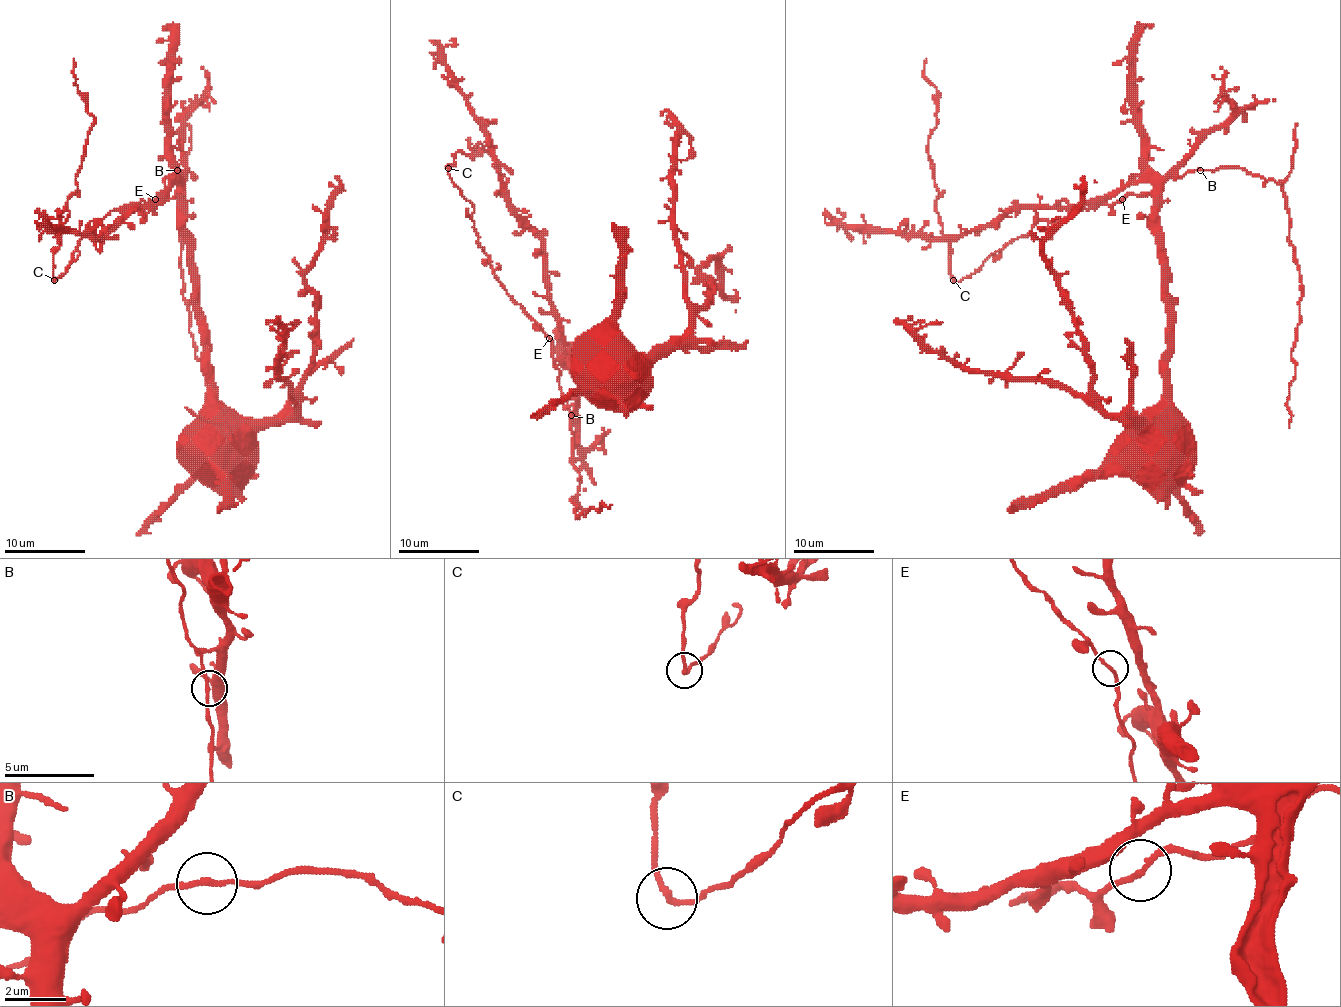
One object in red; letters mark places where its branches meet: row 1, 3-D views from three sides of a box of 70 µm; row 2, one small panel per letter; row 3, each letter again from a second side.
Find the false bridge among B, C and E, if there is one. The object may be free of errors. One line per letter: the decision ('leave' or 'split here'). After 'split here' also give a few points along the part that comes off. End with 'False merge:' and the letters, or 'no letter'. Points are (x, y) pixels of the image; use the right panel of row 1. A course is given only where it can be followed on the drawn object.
B: leave
C: split here; foreign part runs (952, 280), (950, 241), (942, 233), (928, 156), (928, 140), (936, 125), (936, 89), (924, 75), (926, 58)
E: leave
False merge: C

